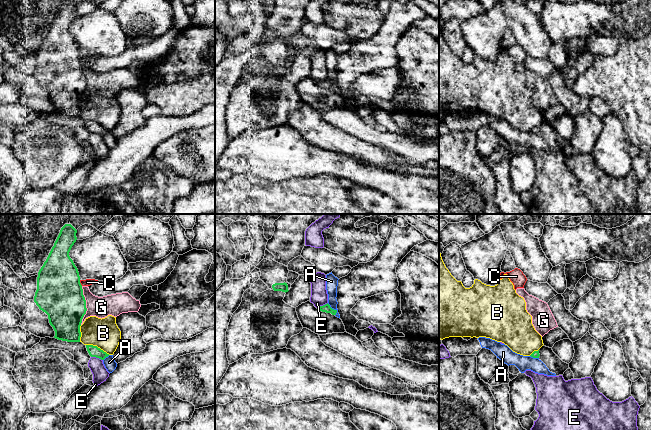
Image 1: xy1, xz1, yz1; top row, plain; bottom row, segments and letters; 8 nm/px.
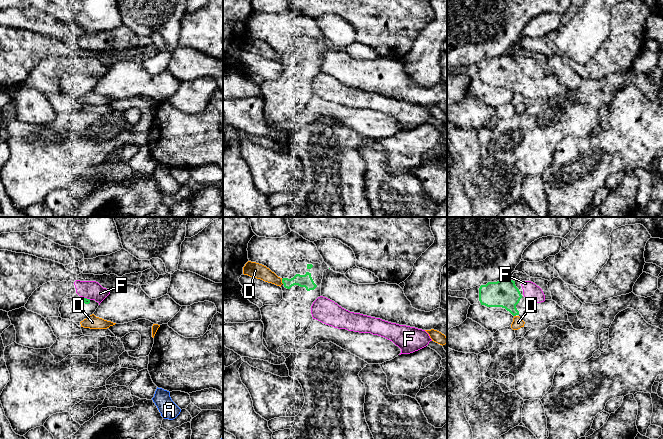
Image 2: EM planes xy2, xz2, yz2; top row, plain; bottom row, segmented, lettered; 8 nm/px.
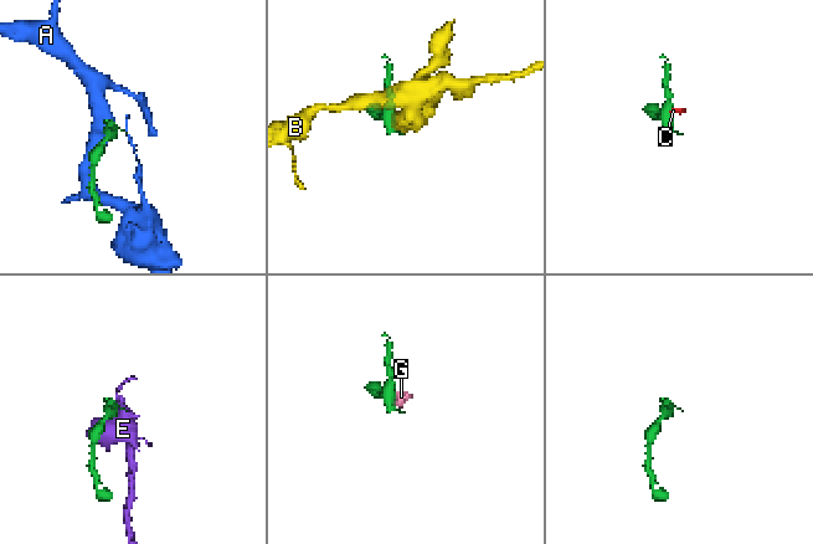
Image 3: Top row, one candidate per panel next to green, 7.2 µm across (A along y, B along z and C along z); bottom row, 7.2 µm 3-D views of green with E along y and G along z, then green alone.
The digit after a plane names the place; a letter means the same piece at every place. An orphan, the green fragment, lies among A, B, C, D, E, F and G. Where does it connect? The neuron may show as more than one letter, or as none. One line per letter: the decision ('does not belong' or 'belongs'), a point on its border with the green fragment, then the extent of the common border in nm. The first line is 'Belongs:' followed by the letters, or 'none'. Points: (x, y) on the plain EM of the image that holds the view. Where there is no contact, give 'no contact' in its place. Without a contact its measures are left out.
Belongs: none
A: does not belong; meets green in xz1 at (333, 85); contact 120 nm long
B: does not belong; meets green in xy1 at (97, 123); contact 200 nm long
C: does not belong; meets green in xy1 at (80, 59); contact 50 nm long
D: does not belong; meets green in xz2 at (282, 57); contact 40 nm long
E: does not belong; meets green in xy1 at (97, 133); contact 100 nm long
F: does not belong; meets green in xy2 at (86, 74); contact 60 nm long
G: does not belong; meets green in xy1 at (85, 81); contact 320 nm long

